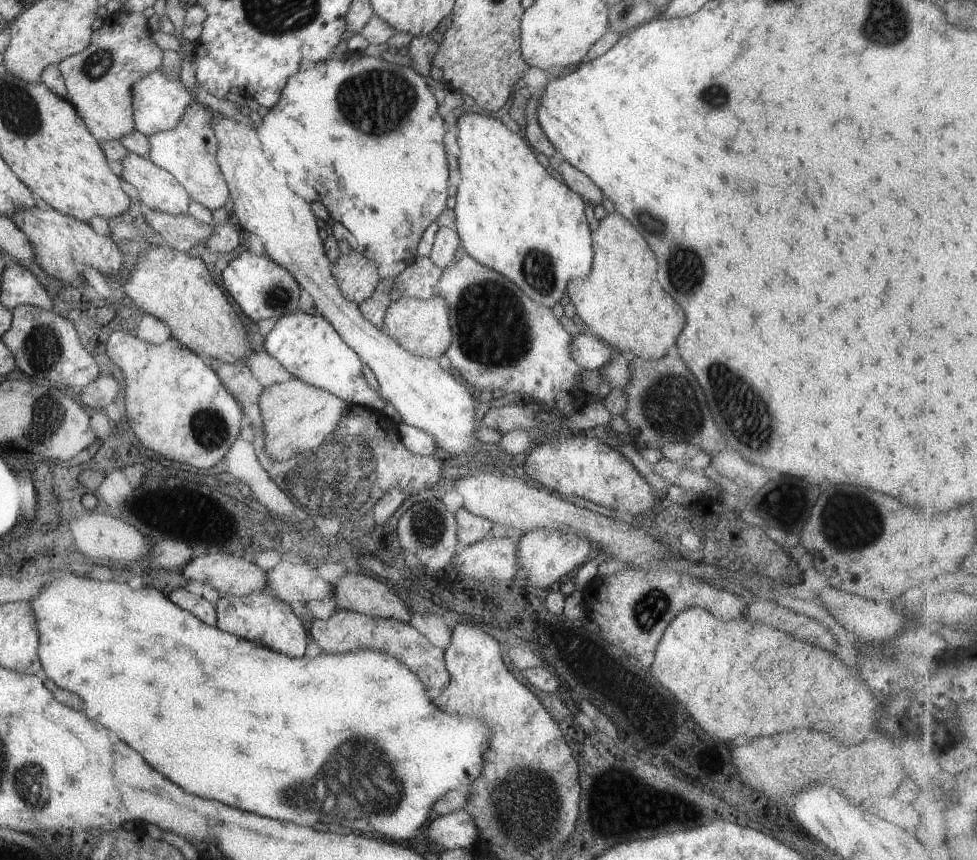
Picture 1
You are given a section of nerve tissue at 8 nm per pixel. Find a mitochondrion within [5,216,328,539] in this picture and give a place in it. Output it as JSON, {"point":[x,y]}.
{"point":[42,348]}

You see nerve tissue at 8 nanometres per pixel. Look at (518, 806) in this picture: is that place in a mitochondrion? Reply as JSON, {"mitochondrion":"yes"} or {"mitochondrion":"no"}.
{"mitochondrion":"yes"}

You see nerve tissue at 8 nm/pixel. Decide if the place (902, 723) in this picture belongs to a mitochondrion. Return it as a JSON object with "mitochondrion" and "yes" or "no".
{"mitochondrion":"no"}

